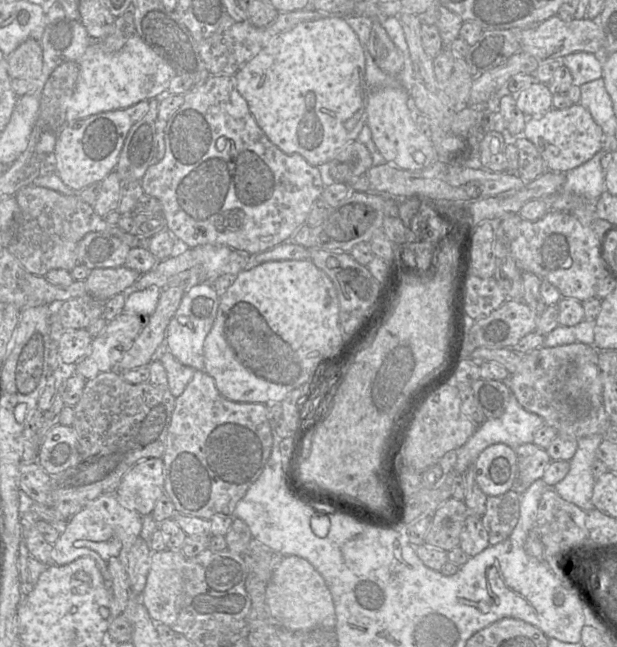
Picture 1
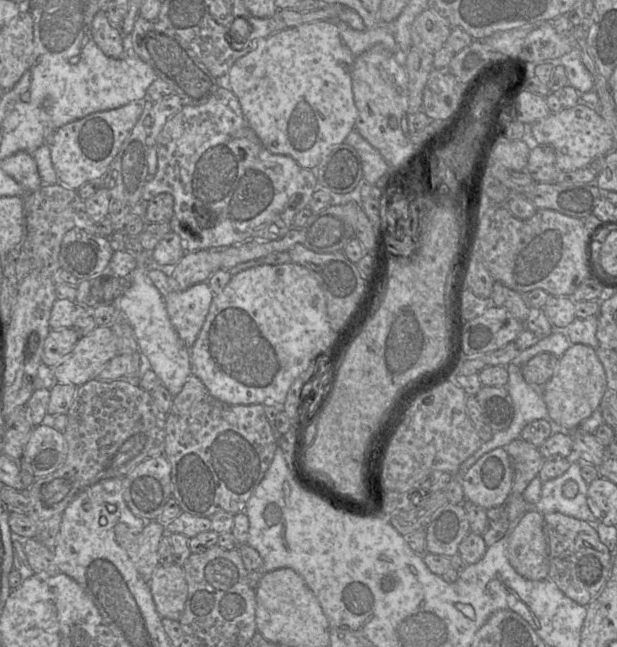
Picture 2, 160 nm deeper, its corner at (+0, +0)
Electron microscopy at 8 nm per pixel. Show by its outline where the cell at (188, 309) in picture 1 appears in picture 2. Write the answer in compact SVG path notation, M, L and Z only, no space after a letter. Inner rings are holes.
M150 270L148 278L162 295L170 321L178 336L188 348L191 348L214 297L208 283L197 283L179 291L176 281L161 271Z

